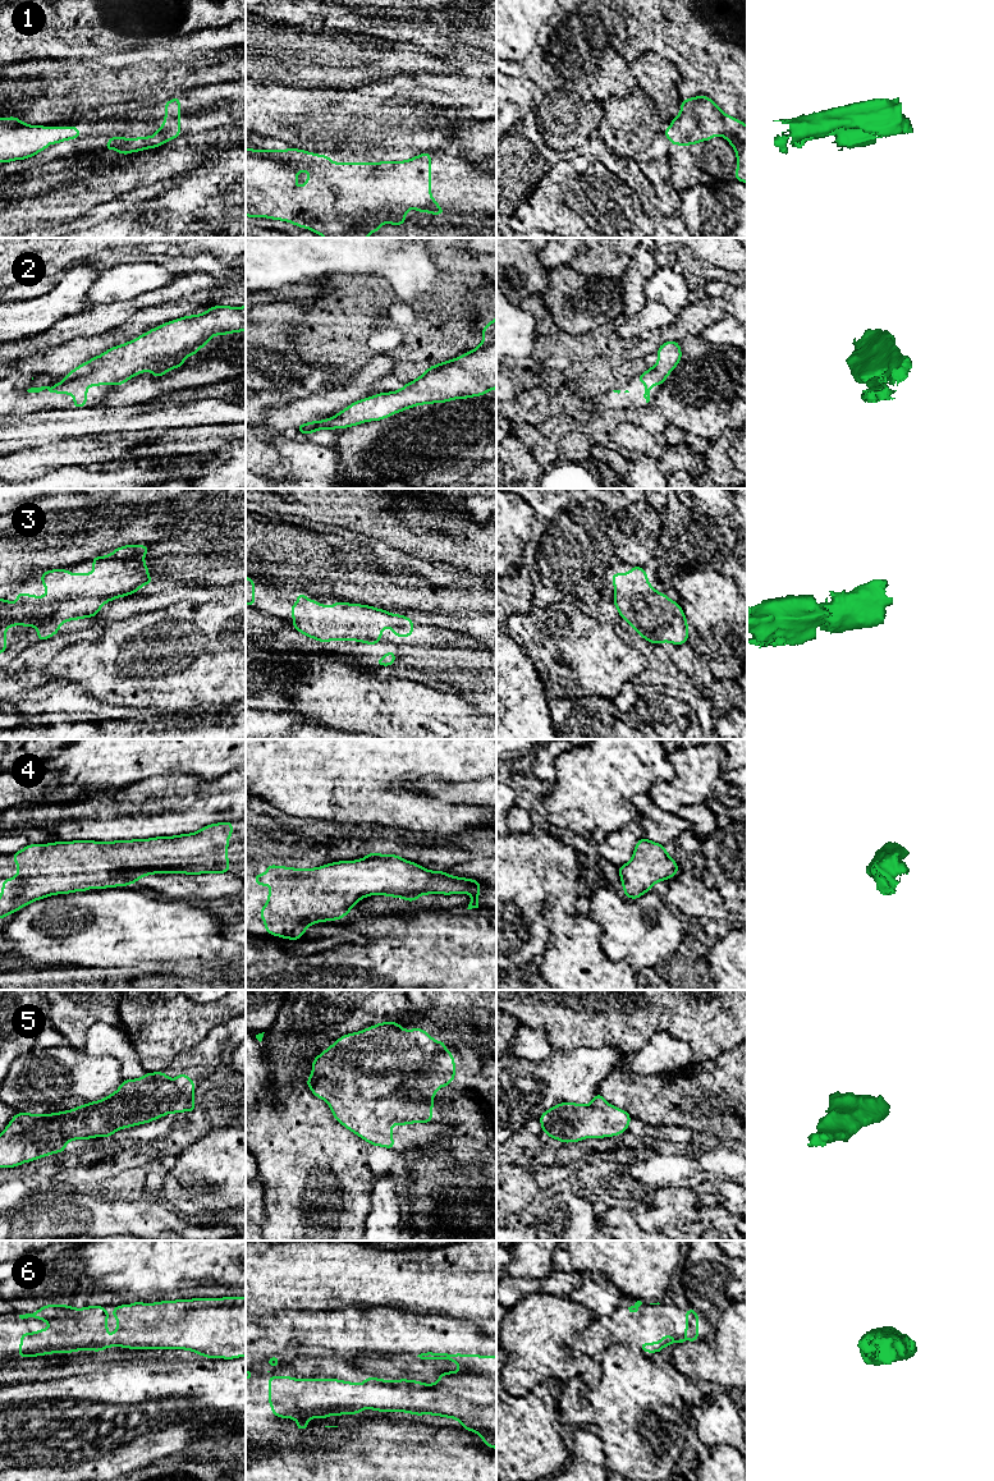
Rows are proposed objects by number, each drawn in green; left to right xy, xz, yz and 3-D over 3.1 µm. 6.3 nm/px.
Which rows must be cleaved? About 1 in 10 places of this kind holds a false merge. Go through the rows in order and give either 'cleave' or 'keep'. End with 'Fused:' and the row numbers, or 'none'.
1: keep
2: keep
3: keep
4: keep
5: keep
6: keep
Fused: none

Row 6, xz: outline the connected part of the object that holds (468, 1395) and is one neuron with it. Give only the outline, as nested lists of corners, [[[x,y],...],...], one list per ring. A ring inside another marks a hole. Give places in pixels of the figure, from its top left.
[[[425,1352],[421,1360],[448,1360],[459,1365],[458,1372],[441,1372],[435,1384],[399,1379],[397,1381],[366,1377],[362,1385],[338,1379],[302,1379],[290,1376],[269,1376],[269,1403],[276,1417],[296,1418],[297,1431],[312,1423],[306,1418],[326,1418],[329,1416],[359,1414],[361,1409],[379,1412],[407,1412],[416,1416],[432,1414],[458,1420],[462,1429],[478,1434],[484,1445],[496,1449],[496,1356],[448,1354],[445,1352]]]

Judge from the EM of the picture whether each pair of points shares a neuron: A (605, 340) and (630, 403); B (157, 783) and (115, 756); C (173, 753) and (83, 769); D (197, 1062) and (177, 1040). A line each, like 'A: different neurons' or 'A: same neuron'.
A: same neuron
B: different neurons
C: same neuron
D: different neurons

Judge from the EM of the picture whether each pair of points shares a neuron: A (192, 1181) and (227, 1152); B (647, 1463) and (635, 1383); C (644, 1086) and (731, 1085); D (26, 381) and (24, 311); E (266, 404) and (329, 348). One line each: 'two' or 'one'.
A: one
B: one
C: one
D: two
E: one

